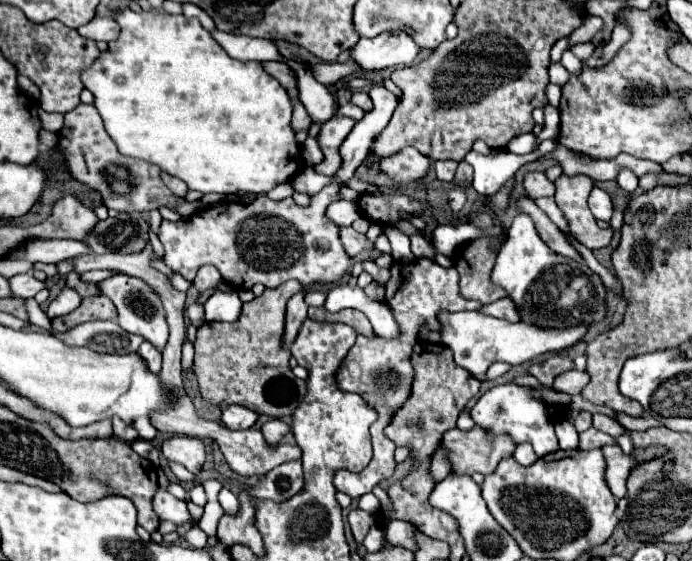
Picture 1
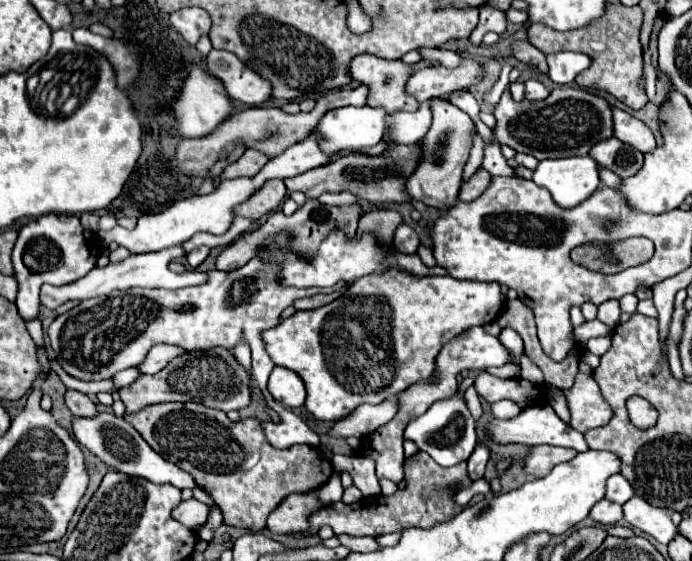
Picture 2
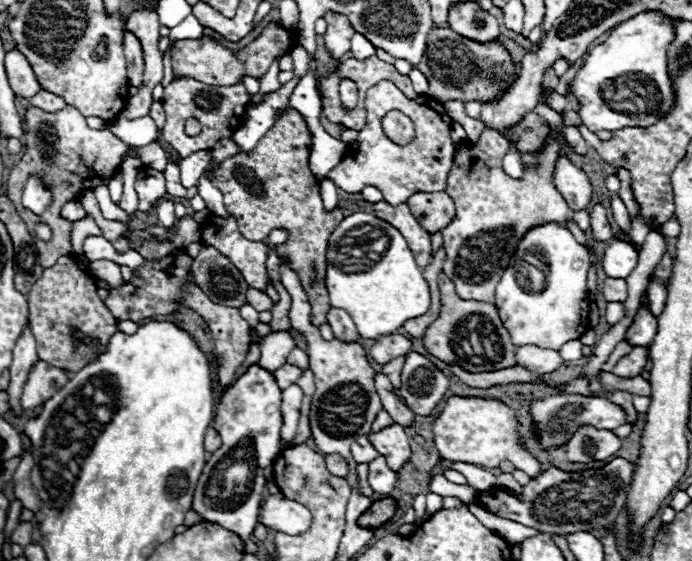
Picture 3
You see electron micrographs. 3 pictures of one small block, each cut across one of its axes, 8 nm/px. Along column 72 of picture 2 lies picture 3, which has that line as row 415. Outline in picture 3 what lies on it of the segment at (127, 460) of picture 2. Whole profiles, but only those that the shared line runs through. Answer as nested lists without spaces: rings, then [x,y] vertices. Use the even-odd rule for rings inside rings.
[[[418,352],[406,354],[402,368],[402,386],[396,394],[400,394],[412,412],[420,416],[432,416],[444,400],[448,386],[448,378],[428,358]]]

